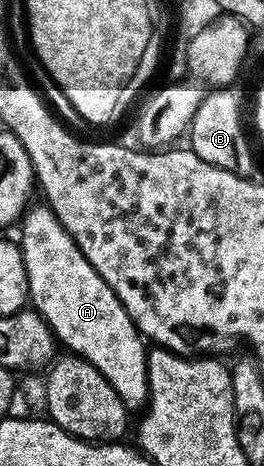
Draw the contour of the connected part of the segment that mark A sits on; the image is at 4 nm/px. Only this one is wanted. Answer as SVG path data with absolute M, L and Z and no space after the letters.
M48 204L36 206L30 205L20 219L21 238L19 245L23 264L29 281L29 302L32 309L40 314L46 324L53 330L53 337L58 343L66 346L66 351L74 355L86 358L115 388L115 392L121 398L126 411L140 411L149 400L149 373L147 364L149 355L147 353L147 342L137 325L131 320L127 308L115 296L115 292L106 284L103 276L87 260L87 256L78 248L75 240L65 230L63 224L58 220L52 207Z

